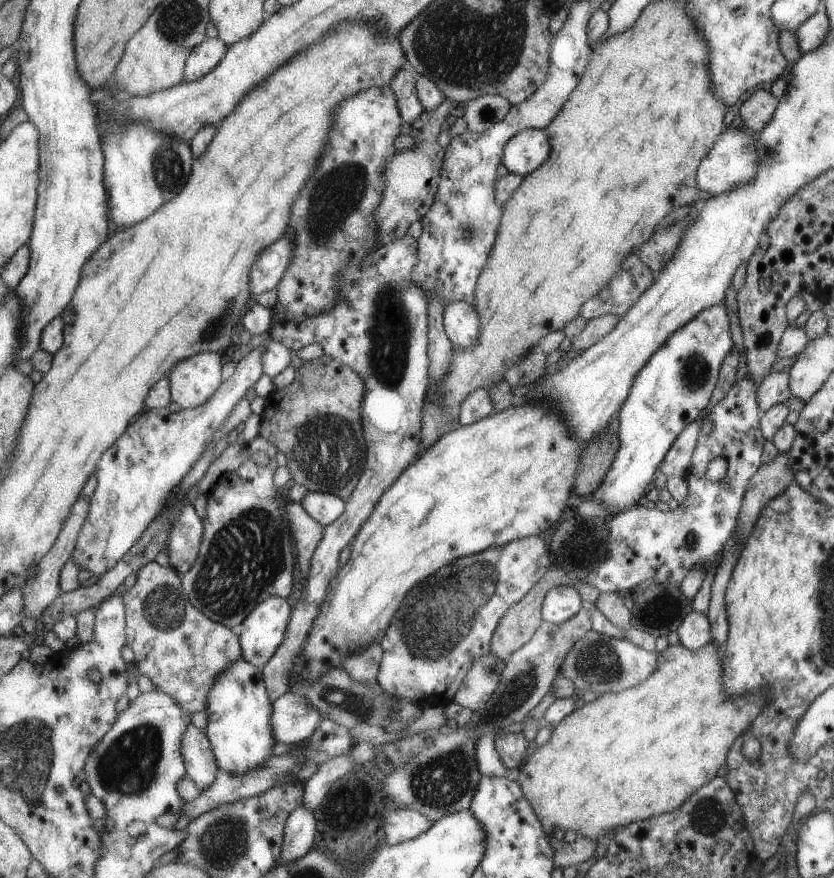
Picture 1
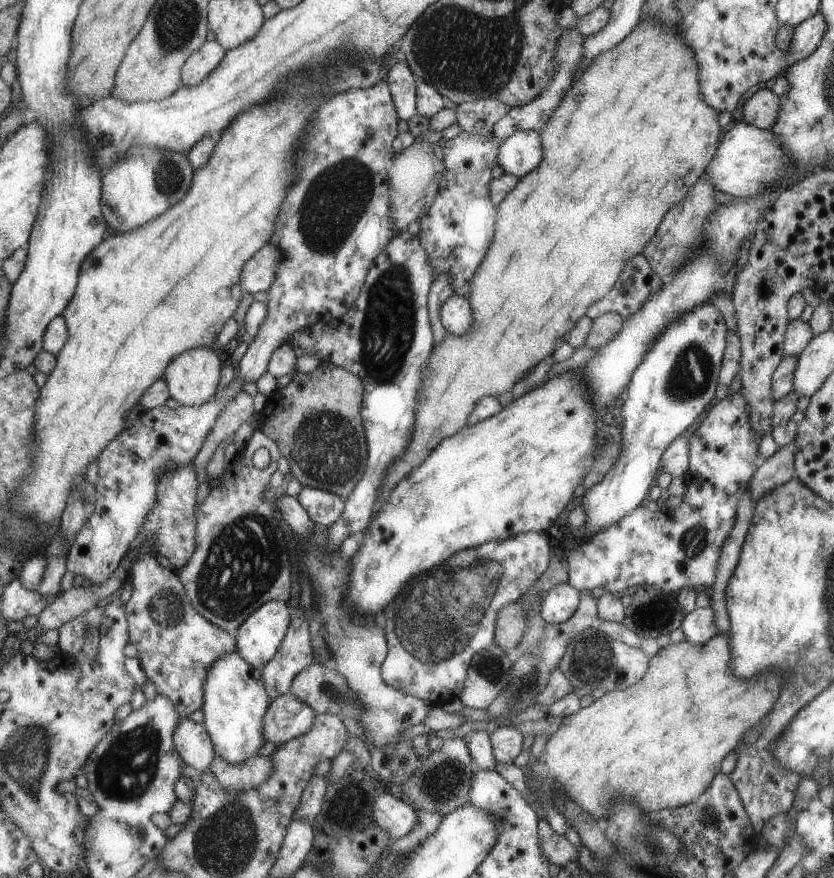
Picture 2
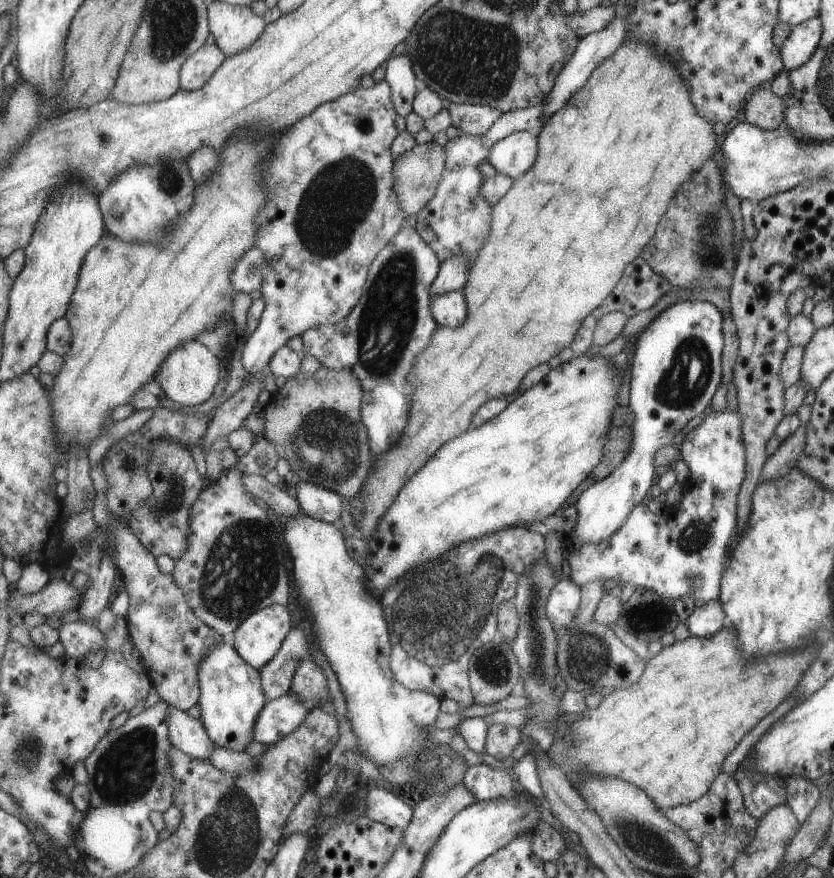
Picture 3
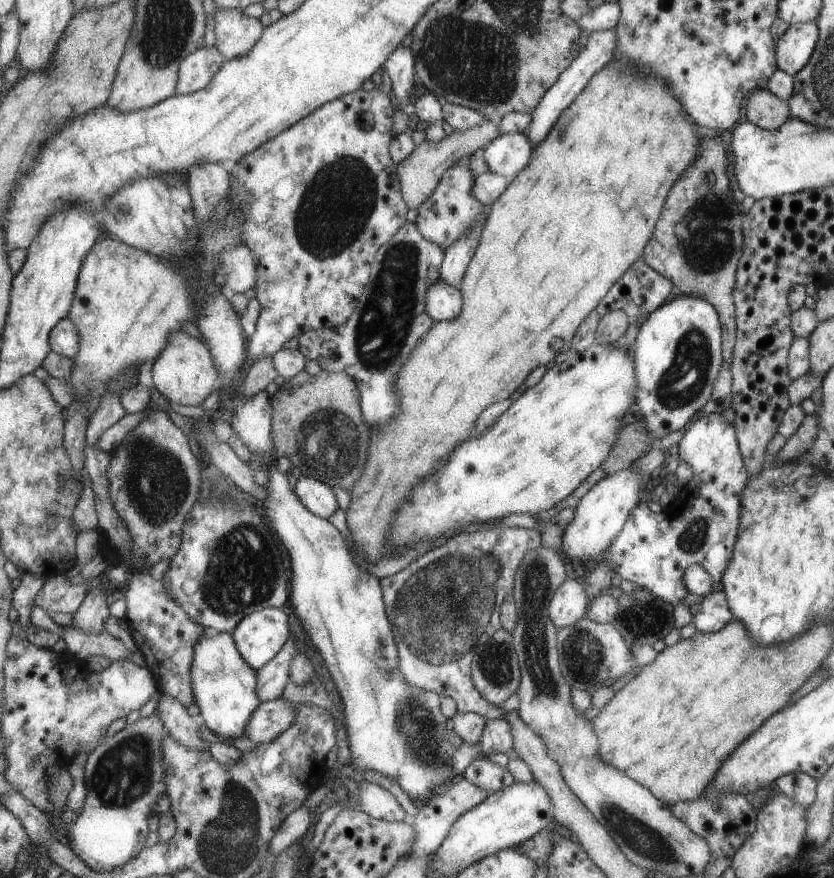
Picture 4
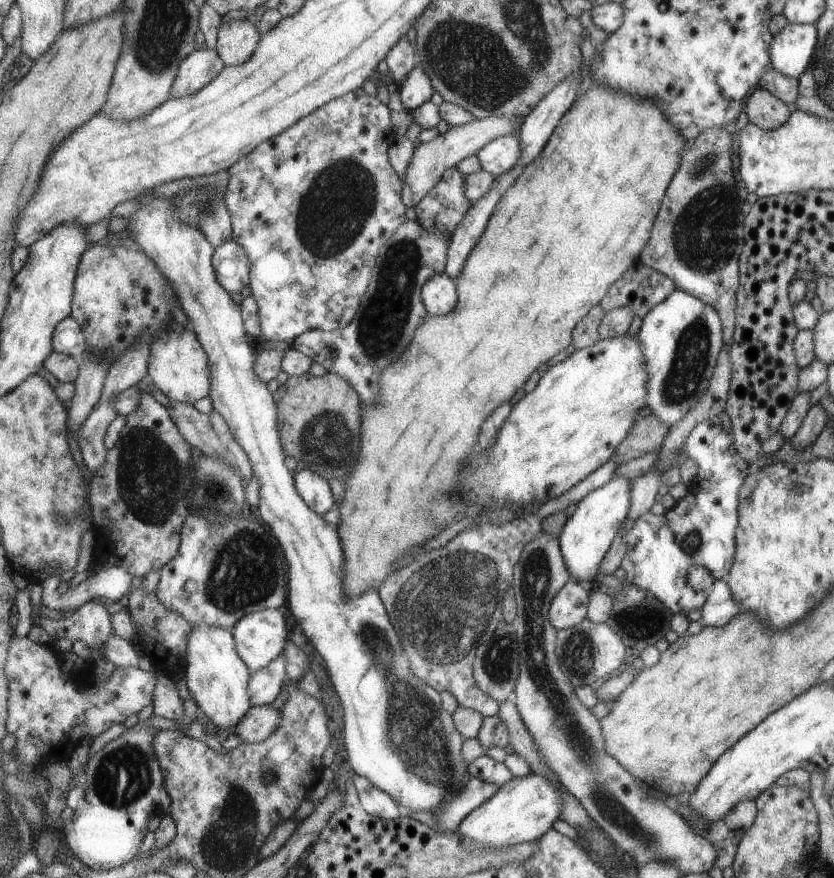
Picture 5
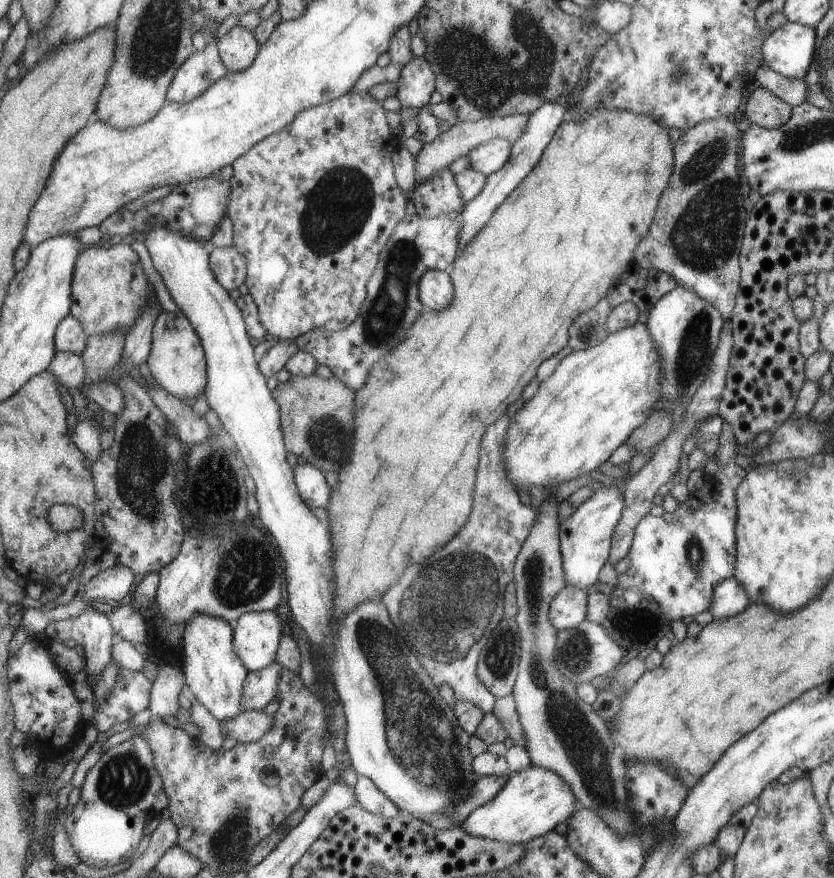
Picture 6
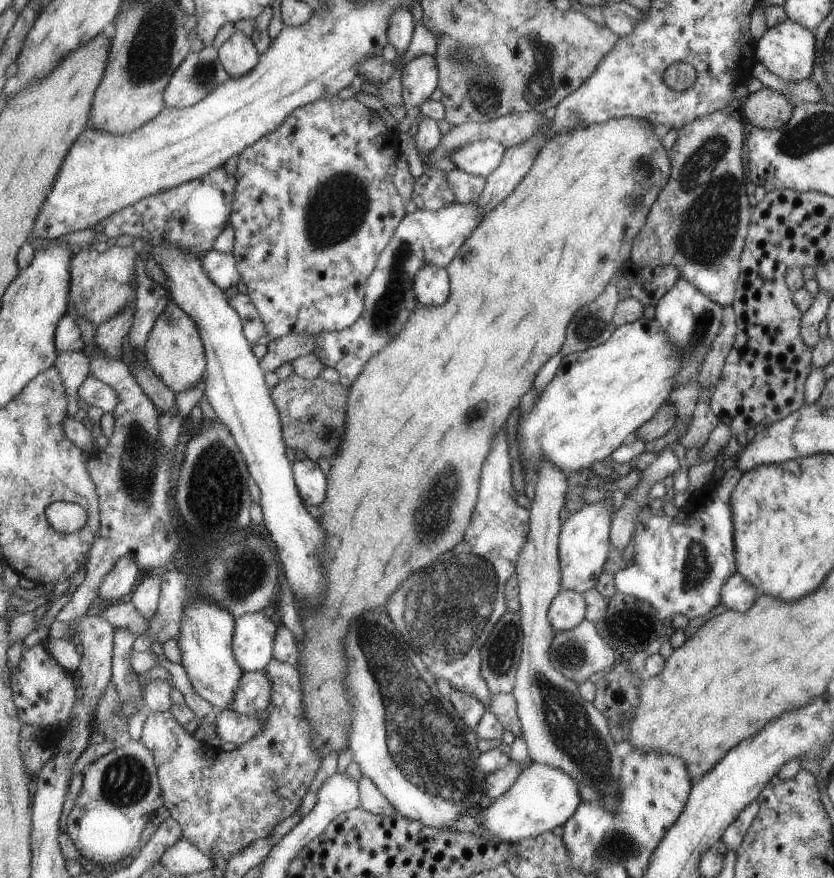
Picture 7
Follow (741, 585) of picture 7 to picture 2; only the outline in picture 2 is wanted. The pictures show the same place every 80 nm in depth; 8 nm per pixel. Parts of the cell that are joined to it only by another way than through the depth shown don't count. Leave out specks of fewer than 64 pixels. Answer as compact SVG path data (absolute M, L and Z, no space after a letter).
M695 607L681 621L684 640L694 645L703 644L718 632L713 622L713 611L709 607Z

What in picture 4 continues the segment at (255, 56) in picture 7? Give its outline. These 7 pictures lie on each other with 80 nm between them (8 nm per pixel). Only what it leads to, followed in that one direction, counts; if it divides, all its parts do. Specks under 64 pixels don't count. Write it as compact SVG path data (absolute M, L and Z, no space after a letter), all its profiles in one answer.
M221 9L216 12L216 47L227 57L228 61L248 55L264 35L264 24L259 18L243 14L241 9Z

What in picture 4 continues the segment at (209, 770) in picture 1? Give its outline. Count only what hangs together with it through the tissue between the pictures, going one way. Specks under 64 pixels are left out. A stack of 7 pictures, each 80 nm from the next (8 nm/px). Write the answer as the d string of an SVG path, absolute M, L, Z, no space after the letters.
M163 692L160 694L155 712L164 722L168 734L173 735L174 739L189 748L210 750L211 743L199 736L200 718L191 716L187 707L180 700L173 698L170 694L165 695Z

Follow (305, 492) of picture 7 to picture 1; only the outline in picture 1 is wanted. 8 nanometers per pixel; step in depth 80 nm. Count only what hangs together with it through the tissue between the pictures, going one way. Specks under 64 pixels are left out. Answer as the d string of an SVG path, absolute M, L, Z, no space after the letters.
M308 491L301 502L307 512L326 527L335 522L346 509L346 501L340 496L321 491Z

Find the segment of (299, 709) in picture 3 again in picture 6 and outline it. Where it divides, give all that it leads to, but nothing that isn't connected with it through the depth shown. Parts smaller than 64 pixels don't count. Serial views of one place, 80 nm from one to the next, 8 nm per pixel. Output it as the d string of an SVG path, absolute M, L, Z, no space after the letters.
M249 710L224 722L223 730L224 734L235 739L237 743L253 743L263 739L274 722L275 713L269 715L263 710Z

